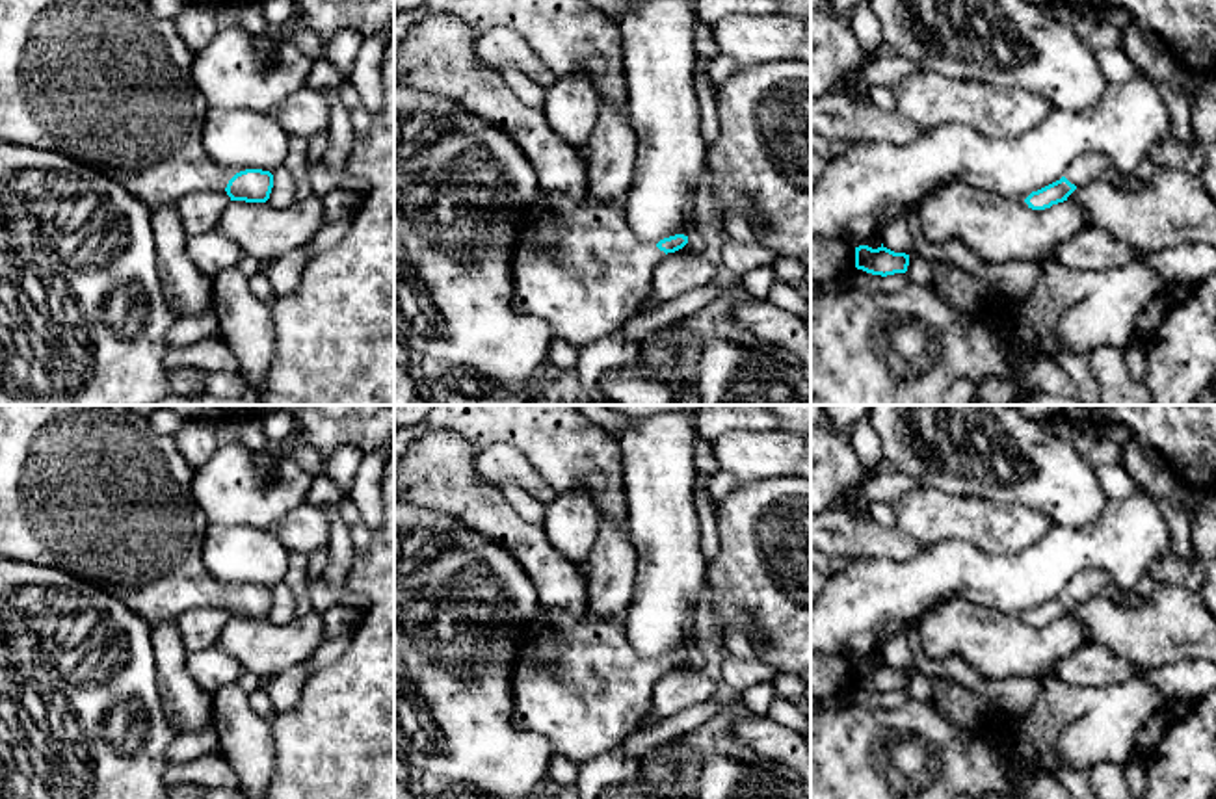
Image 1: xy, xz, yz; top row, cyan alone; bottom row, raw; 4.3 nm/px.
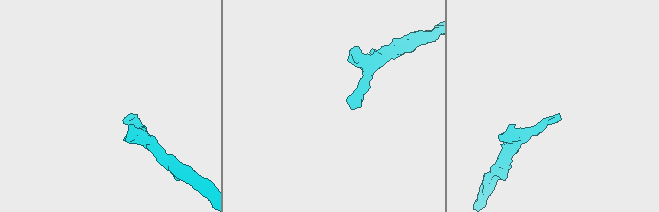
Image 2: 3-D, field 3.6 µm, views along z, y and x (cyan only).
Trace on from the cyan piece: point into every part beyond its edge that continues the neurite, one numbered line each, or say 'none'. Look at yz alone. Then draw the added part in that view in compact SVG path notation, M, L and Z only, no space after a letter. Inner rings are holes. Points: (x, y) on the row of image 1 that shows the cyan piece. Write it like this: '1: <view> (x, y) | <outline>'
1: yz (1090, 168) | M1084 154L1077 158L1064 175L1077 188L1084 188L1091 182L1110 182L1121 190L1127 190L1123 175L1112 165L1106 156Z

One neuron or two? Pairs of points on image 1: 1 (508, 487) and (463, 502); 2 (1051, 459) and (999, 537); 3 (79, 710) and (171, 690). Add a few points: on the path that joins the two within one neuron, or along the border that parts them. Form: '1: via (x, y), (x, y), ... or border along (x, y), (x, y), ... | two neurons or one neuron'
1: border along (497, 487), (528, 523) | two neurons
2: border along (977, 497), (1032, 508), (1053, 523) | two neurons
3: border along (151, 649), (158, 701), (168, 723), (177, 733) | two neurons

